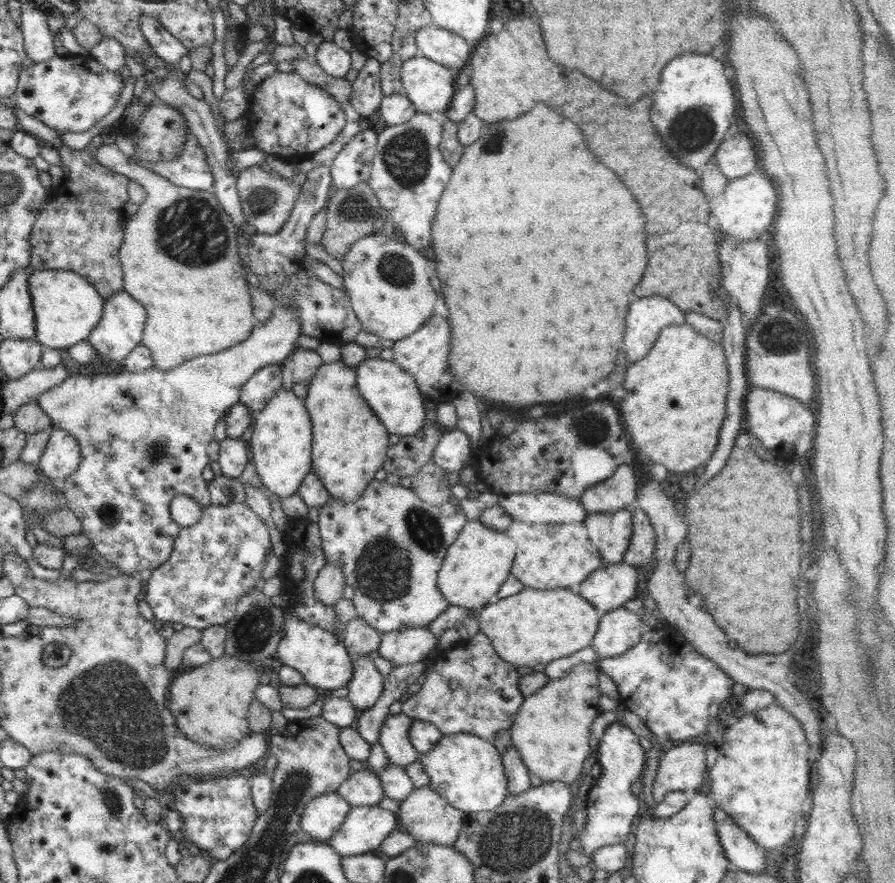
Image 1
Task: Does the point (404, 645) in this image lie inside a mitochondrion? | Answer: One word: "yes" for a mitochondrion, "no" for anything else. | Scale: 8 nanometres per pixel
no

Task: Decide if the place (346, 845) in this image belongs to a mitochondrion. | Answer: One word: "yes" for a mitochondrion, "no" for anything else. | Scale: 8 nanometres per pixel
no

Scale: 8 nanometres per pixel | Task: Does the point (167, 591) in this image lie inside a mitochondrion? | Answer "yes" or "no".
no

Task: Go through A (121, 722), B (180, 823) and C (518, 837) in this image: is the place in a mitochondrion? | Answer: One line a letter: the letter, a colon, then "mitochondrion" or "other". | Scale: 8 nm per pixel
A: mitochondrion
B: other
C: mitochondrion

